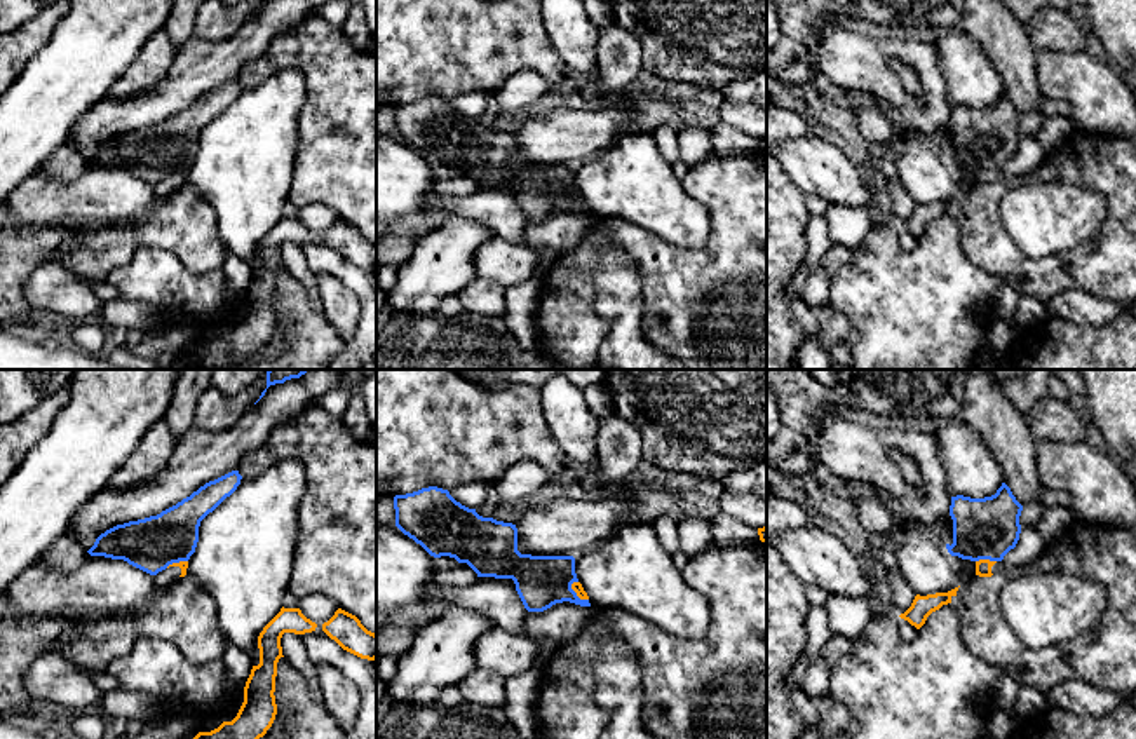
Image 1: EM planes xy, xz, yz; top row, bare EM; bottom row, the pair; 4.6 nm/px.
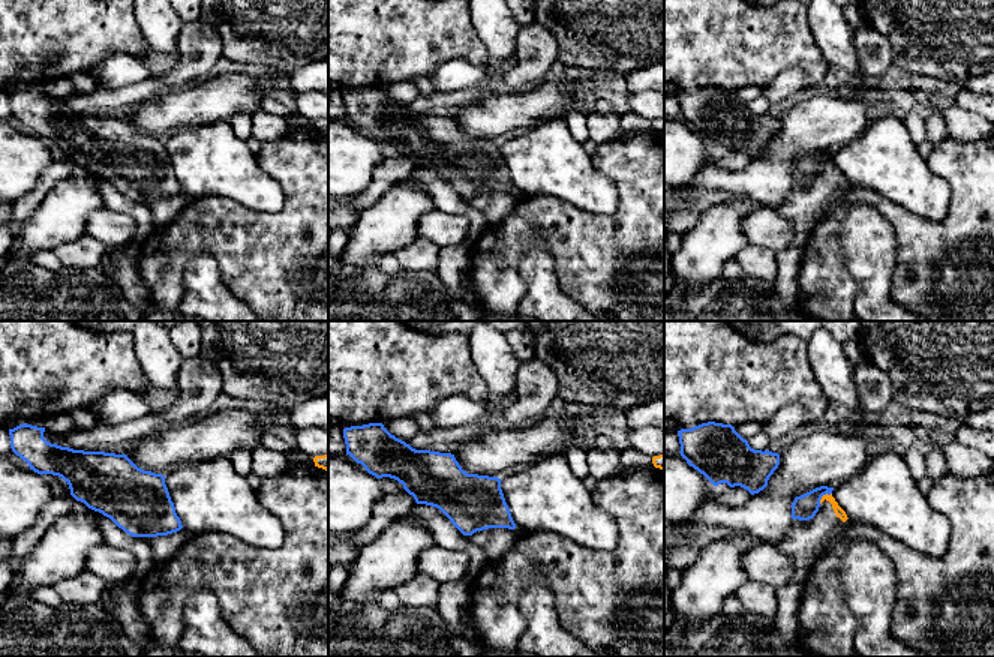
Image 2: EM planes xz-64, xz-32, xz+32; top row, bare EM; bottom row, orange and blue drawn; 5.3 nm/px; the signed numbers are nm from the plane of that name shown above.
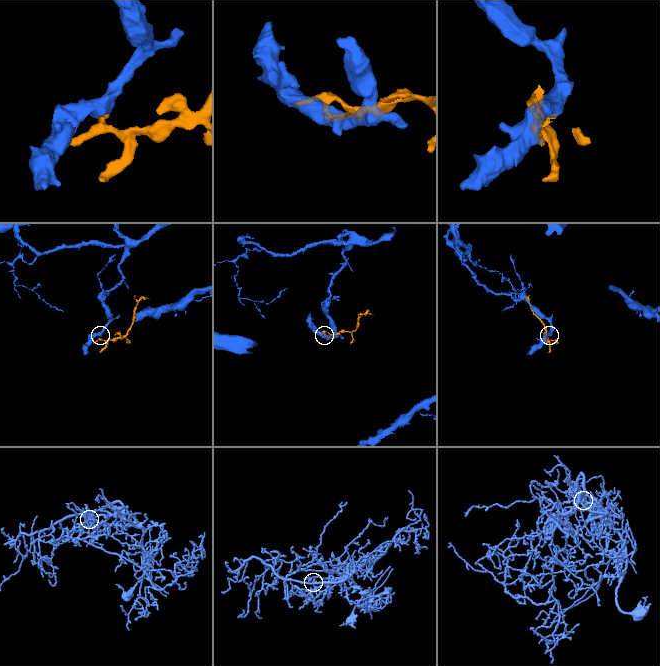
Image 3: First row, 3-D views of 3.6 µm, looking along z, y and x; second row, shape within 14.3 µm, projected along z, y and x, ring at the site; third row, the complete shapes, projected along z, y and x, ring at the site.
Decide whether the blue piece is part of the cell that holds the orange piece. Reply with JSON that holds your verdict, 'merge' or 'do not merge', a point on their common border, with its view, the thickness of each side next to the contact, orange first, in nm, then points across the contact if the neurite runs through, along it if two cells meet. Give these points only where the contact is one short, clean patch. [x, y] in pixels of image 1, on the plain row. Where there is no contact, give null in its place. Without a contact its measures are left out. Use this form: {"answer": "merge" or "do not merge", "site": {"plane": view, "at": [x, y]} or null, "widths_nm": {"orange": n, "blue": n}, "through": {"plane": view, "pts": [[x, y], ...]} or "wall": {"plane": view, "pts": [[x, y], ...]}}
{"answer": "do not merge", "site": {"plane": "yz", "at": [985, 169]}, "widths_nm": {"orange": 80, "blue": 280}, "wall": {"plane": "yz", "pts": [[995, 169], [976, 171]]}}

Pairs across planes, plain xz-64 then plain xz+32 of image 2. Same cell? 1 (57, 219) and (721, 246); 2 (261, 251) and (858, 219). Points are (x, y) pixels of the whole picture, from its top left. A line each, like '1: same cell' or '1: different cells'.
1: same cell
2: different cells

